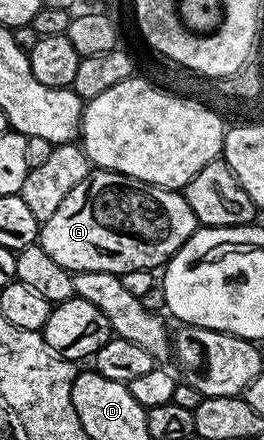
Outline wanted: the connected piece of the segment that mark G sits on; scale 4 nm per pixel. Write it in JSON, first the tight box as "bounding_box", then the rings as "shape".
{"bounding_box":[39,170,198,274],"shape":[[[93,170],[40,225],[39,243],[59,266],[74,274],[87,270],[120,274],[140,268],[160,269],[198,227],[180,191],[145,184],[118,172]]]}

